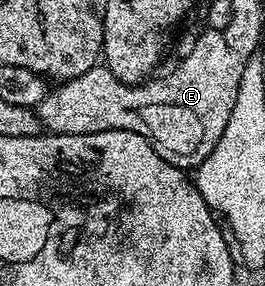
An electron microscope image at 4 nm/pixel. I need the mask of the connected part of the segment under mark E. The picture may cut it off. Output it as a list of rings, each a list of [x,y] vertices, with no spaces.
[[[204,30],[197,35],[194,50],[179,63],[173,72],[149,78],[142,84],[123,84],[114,78],[108,67],[97,66],[78,78],[57,83],[34,111],[41,125],[52,134],[77,136],[106,130],[130,130],[149,140],[157,154],[170,158],[177,168],[192,170],[210,150],[214,150],[214,146],[218,146],[218,138],[222,138],[222,130],[226,130],[226,122],[230,122],[230,110],[234,110],[234,98],[238,98],[238,82],[242,78],[242,61],[230,51],[223,31]]]

